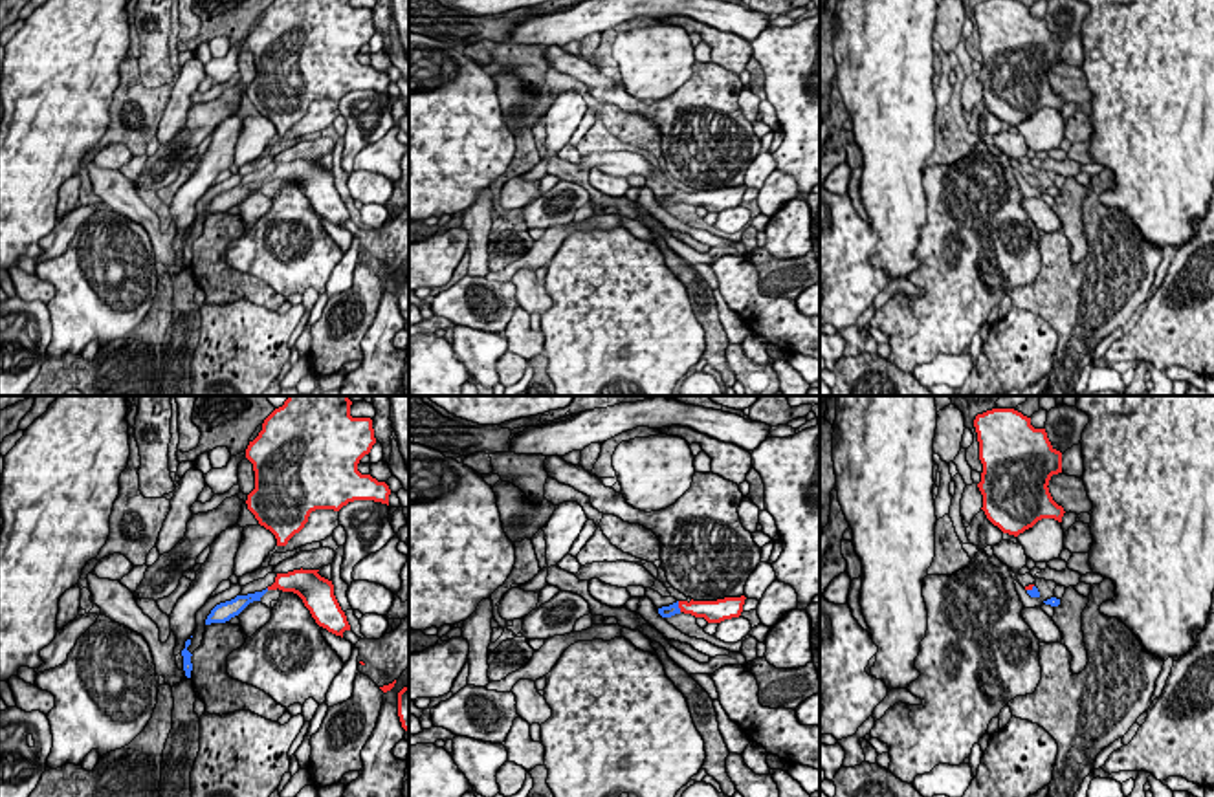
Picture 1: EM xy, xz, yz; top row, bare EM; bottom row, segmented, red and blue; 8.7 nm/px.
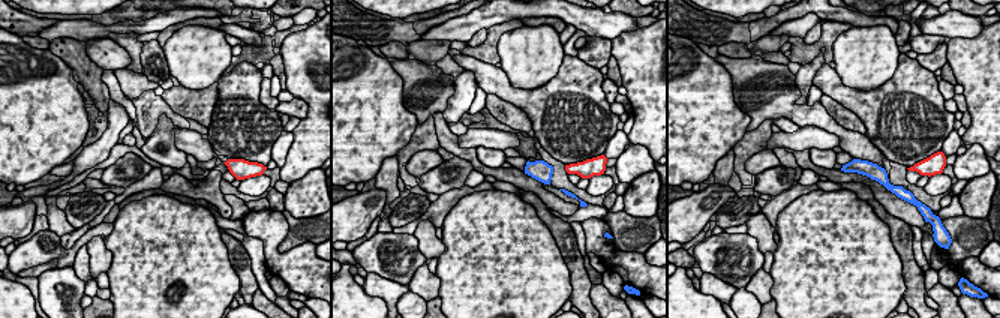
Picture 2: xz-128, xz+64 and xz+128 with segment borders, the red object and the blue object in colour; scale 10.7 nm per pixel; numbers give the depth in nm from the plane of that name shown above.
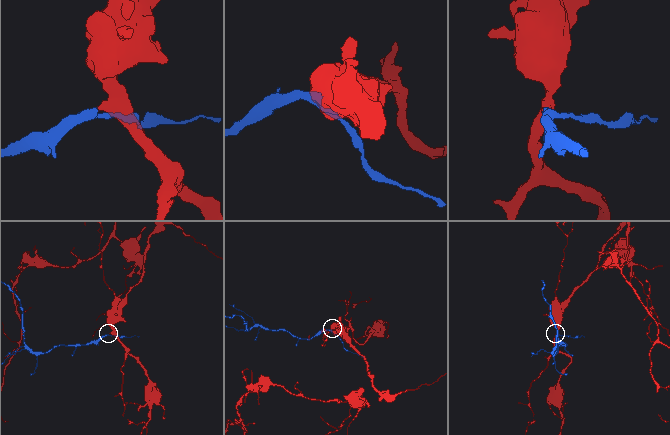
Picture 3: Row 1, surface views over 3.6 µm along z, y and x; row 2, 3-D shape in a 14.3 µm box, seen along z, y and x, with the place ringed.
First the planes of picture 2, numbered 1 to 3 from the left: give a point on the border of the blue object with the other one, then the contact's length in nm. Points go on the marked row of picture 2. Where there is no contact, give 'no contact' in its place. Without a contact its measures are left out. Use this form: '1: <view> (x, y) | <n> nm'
1: no contact
2: no contact
3: no contact

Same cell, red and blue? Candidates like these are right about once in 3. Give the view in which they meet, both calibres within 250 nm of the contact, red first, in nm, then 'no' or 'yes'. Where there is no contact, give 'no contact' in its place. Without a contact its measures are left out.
xz | 160/100 nm | yes

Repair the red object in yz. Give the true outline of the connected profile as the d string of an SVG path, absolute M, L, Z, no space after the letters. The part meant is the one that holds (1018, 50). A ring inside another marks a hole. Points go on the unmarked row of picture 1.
M987 0L977 4L974 16L983 53L981 71L983 101L1003 123L1018 126L1042 108L1062 112L1064 97L1049 82L1049 70L1062 62L1062 42L1056 40L1045 18L1034 18L1031 7L1018 0Z

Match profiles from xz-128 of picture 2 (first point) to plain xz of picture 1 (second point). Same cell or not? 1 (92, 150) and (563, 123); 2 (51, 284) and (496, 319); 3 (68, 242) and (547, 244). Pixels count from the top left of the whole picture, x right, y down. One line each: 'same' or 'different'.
1: same
2: different
3: same

